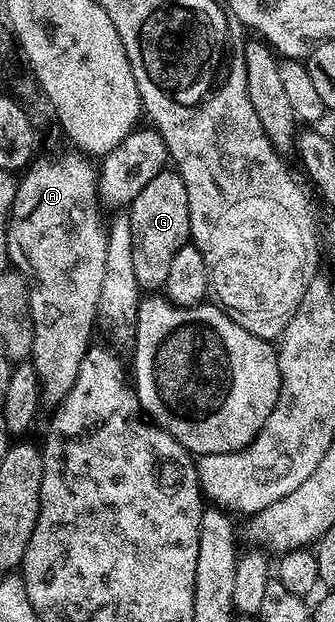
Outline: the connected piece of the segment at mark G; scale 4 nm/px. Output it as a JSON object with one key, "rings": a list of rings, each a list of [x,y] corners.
{"rings":[[[173,169],[165,170],[154,176],[142,188],[128,208],[131,220],[131,236],[133,237],[134,276],[141,289],[148,292],[159,291],[170,274],[171,261],[174,254],[182,246],[187,245],[189,232],[189,194],[180,174]]]}

